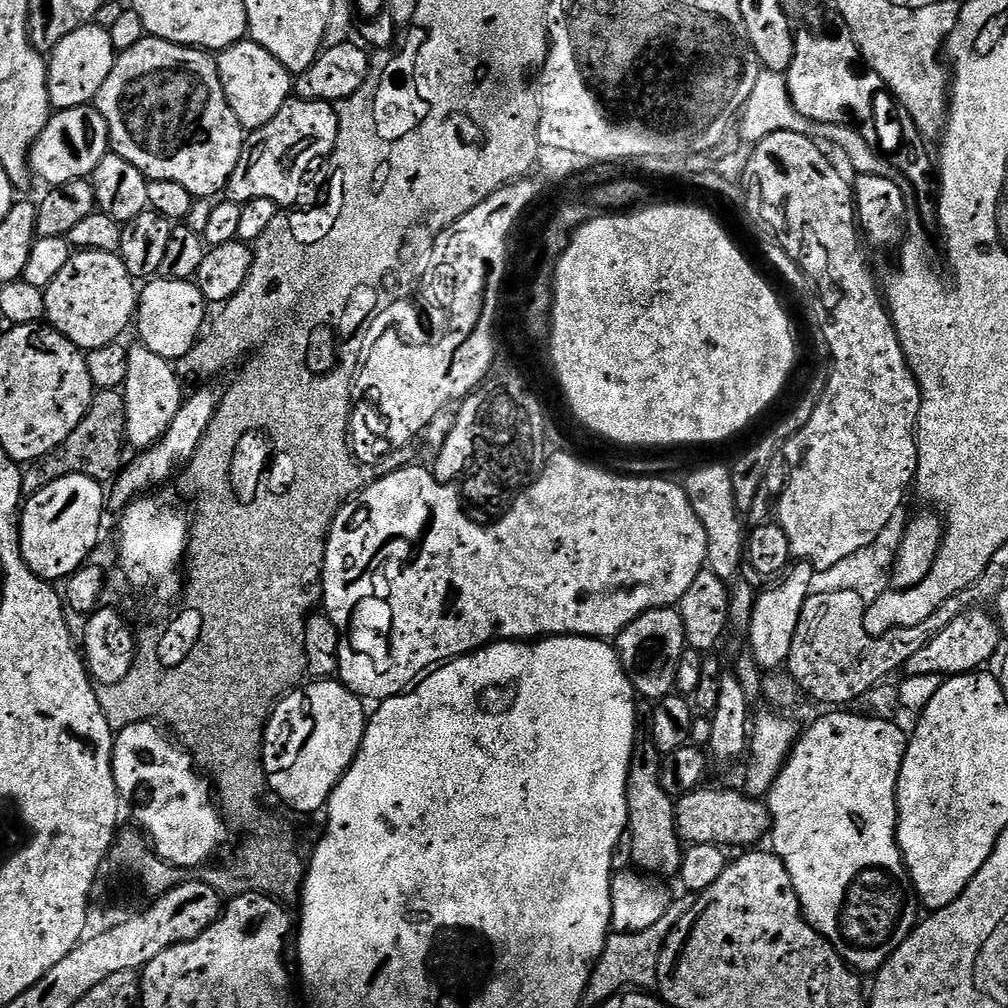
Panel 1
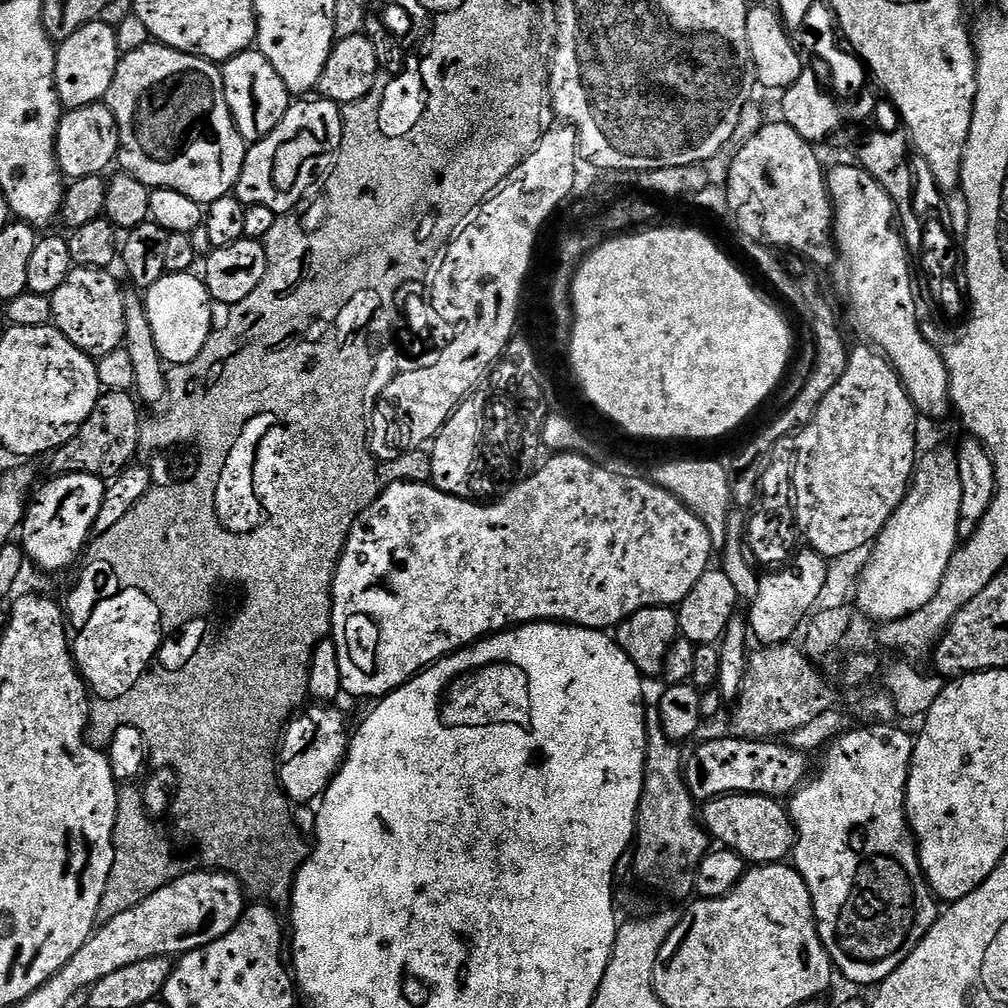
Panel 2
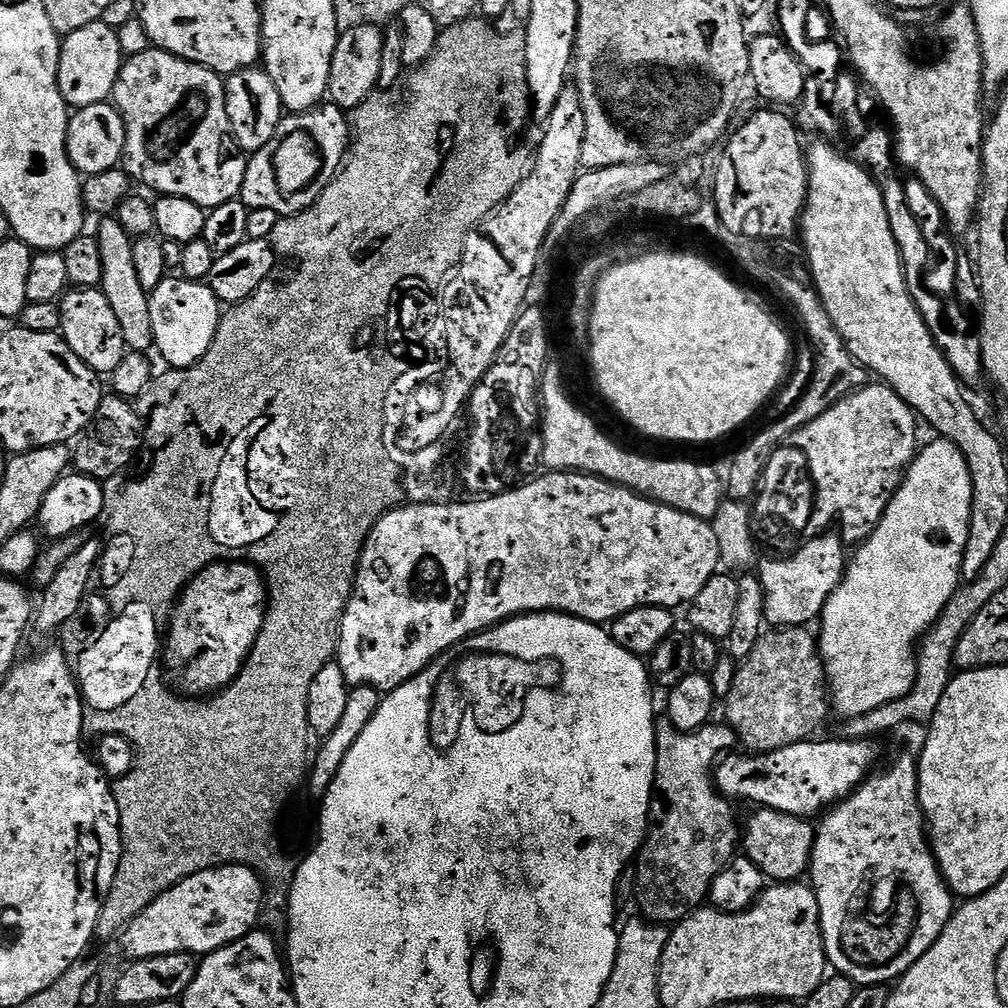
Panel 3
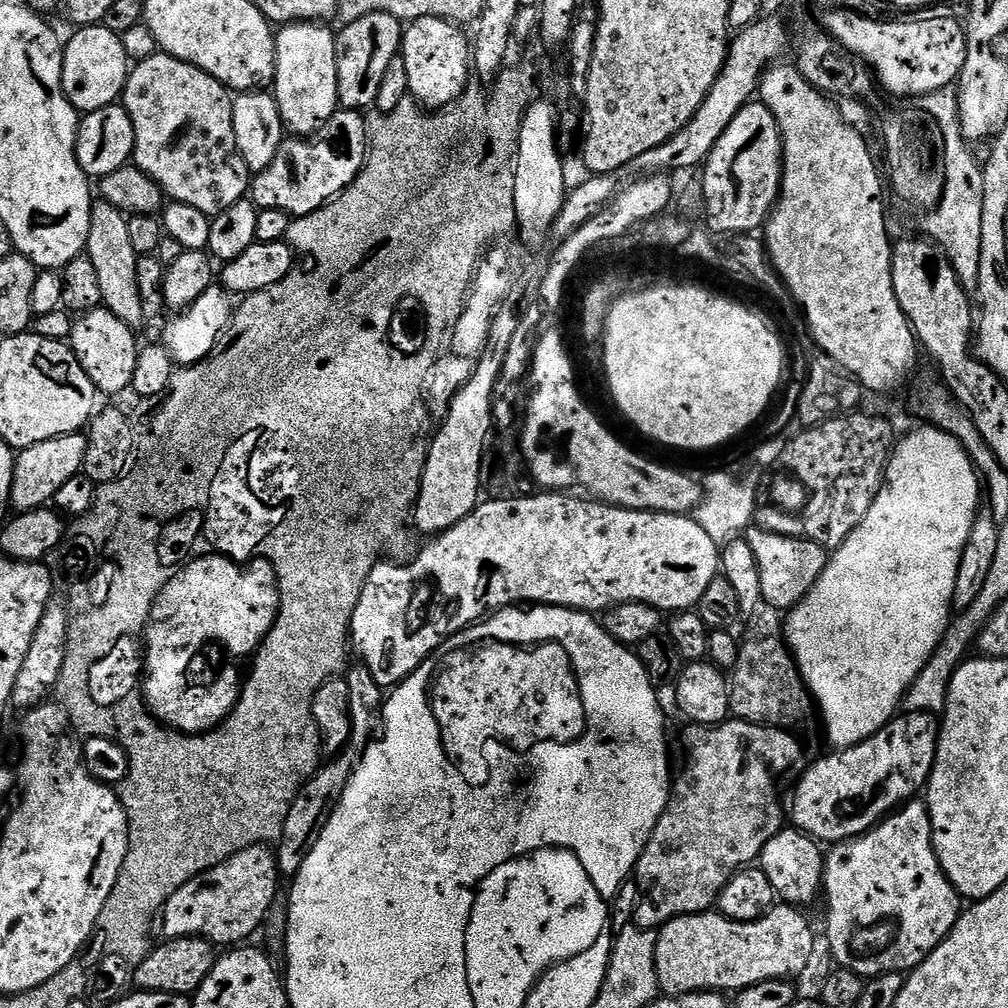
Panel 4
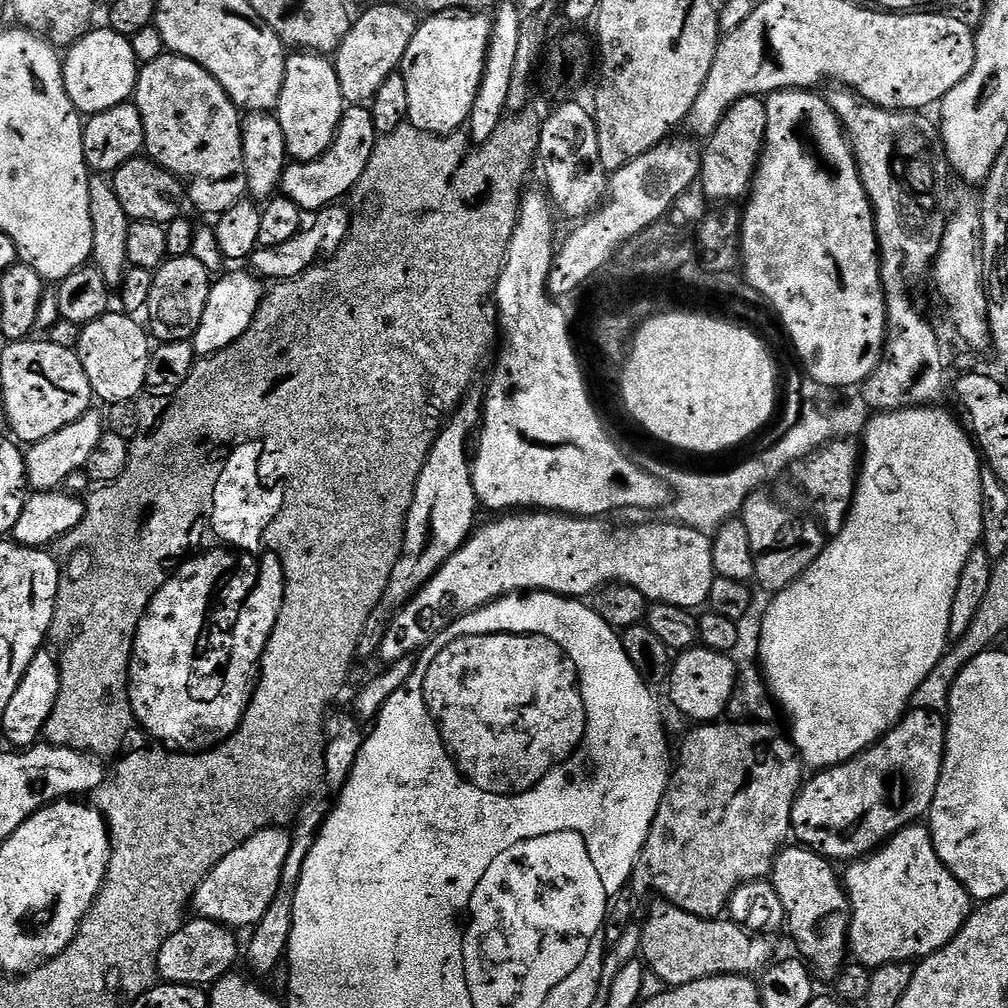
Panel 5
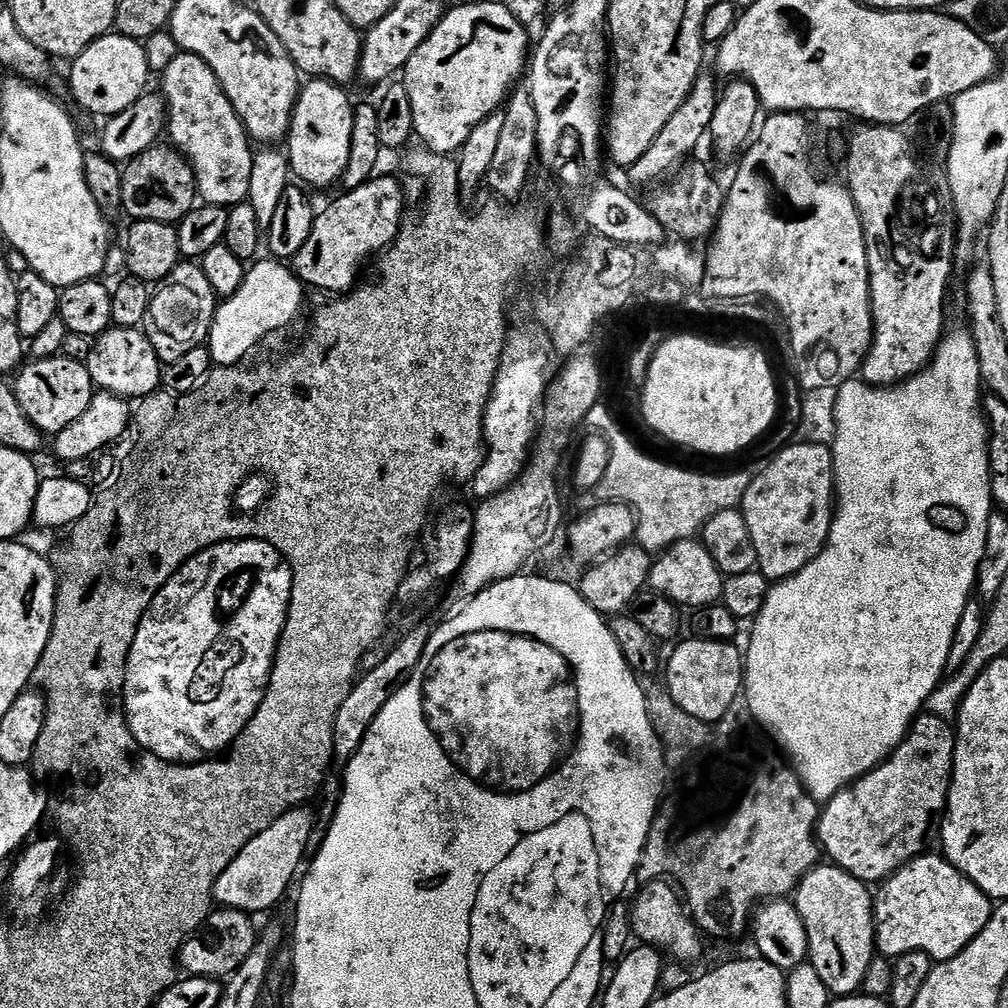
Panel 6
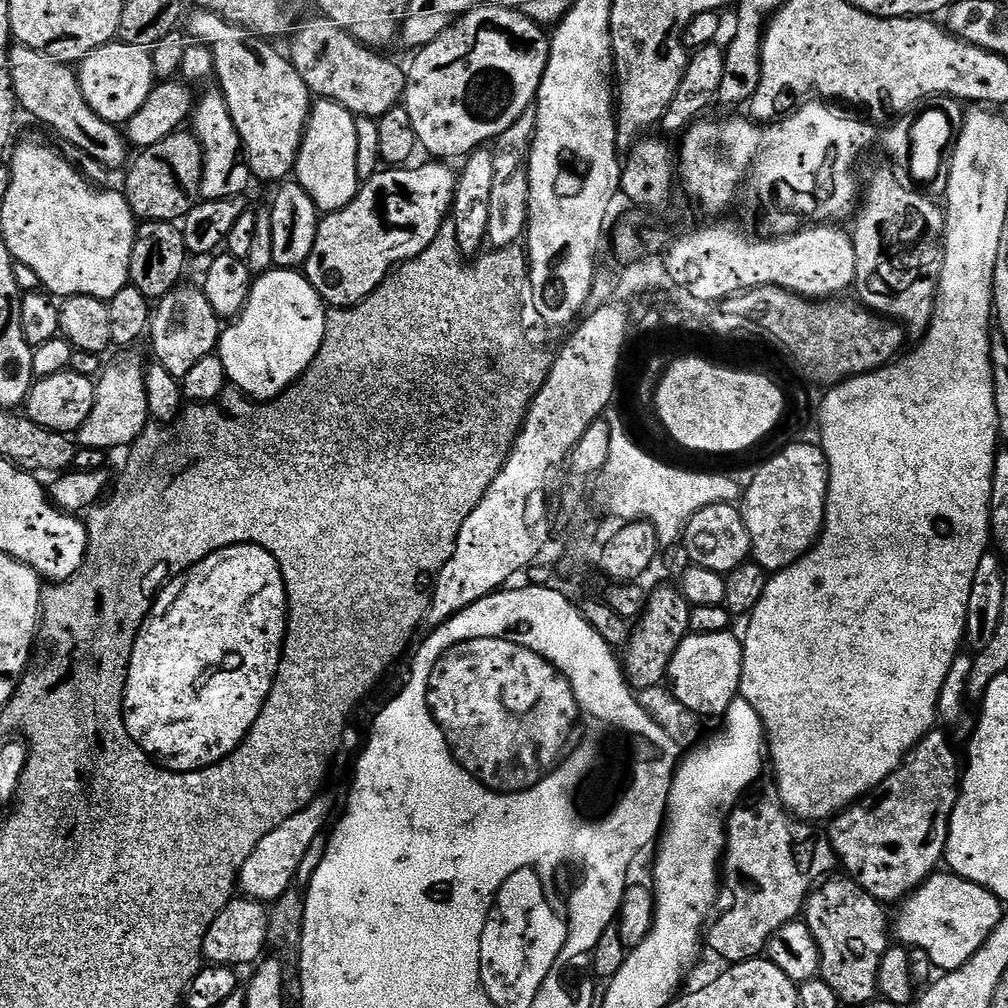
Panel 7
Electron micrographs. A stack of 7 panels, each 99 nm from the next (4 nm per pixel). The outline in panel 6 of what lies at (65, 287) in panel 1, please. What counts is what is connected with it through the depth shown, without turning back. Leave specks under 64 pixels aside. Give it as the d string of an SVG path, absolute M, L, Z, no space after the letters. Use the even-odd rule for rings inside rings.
M113 326L106 329L102 335L93 339L86 363L93 385L132 402L157 391L162 384L161 353L157 352L147 331L140 328Z

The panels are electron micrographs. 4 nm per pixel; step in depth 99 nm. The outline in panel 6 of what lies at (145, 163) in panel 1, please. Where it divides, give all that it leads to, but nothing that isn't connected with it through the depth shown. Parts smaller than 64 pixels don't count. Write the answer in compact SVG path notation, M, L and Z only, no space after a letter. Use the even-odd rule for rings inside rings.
M177 54L174 62L162 73L164 80L163 99L166 101L166 132L172 135L171 143L186 157L196 173L196 191L199 199L208 206L231 206L248 200L250 170L254 159L254 148L244 131L234 106L228 101L223 86L218 82L210 66L200 56Z

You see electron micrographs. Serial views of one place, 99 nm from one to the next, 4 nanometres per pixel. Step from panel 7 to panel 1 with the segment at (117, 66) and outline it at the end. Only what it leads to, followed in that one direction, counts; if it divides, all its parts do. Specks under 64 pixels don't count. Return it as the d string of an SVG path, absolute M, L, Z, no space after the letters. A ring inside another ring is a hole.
M95 23L66 34L62 42L50 54L48 66L48 93L53 109L73 108L83 104L91 105L96 99L102 82L110 78L110 70L117 58L117 50L106 28L97 28Z

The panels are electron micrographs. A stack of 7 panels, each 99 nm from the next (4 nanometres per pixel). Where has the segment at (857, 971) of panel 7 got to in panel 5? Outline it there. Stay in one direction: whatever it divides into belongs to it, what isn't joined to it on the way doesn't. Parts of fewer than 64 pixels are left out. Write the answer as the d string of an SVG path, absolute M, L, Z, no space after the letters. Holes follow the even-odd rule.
M803 846L792 847L785 847L777 856L770 883L785 907L786 928L792 931L796 948L801 952L797 953L817 973L835 978L845 967L844 955L847 957L850 952L848 927L852 925L852 904L848 901L848 890L841 873L832 869L835 867L828 857Z

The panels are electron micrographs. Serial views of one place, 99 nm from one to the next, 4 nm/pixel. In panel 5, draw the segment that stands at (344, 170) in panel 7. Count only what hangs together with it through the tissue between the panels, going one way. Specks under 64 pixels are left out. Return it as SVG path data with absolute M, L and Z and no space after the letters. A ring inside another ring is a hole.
M306 51L289 55L287 62L280 103L274 109L274 116L282 126L288 156L296 162L318 162L336 141L336 131L346 111L336 66L327 55Z

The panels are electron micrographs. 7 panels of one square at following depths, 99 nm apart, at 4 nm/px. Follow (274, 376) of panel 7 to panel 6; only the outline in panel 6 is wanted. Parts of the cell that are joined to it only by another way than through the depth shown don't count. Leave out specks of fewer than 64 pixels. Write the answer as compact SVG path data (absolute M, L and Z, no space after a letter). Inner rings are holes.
M257 259L245 271L240 288L217 307L206 341L213 365L235 366L241 363L247 357L244 355L259 342L260 336L268 336L286 327L299 314L306 293L305 285L291 267L283 268L279 259L267 259Z

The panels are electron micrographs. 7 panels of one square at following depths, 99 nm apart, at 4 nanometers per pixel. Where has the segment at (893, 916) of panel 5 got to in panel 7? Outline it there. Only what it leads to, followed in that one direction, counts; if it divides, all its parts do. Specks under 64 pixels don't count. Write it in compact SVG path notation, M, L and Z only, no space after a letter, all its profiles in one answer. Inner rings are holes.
M948 870L933 874L899 905L900 917L894 920L894 936L909 949L921 948L930 954L933 969L953 972L963 966L1000 925L1002 902L982 886Z

